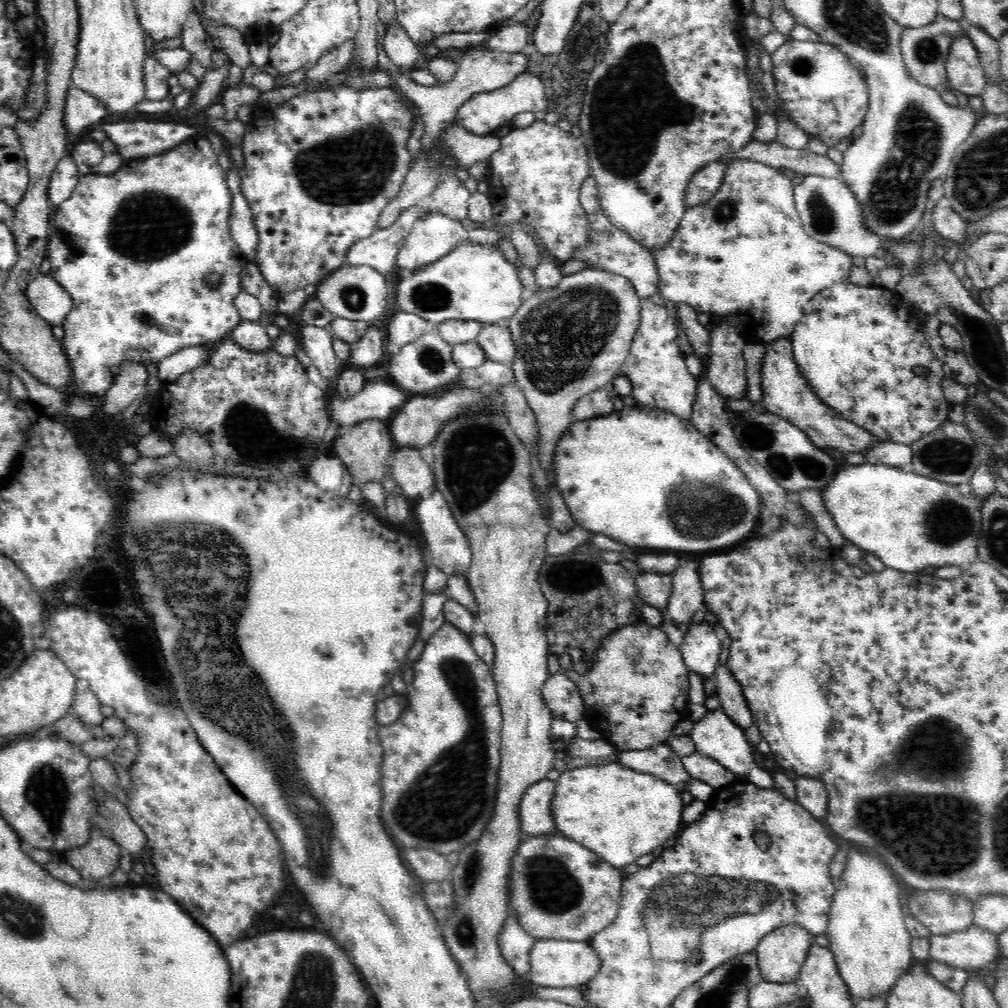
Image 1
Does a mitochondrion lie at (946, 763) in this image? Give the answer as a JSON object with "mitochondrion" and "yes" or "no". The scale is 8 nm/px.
{"mitochondrion":"no"}

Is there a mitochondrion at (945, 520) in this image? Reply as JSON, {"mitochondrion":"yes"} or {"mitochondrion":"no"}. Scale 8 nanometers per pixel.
{"mitochondrion":"yes"}

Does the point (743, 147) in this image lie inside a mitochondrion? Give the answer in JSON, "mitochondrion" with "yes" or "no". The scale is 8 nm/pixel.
{"mitochondrion":"no"}

